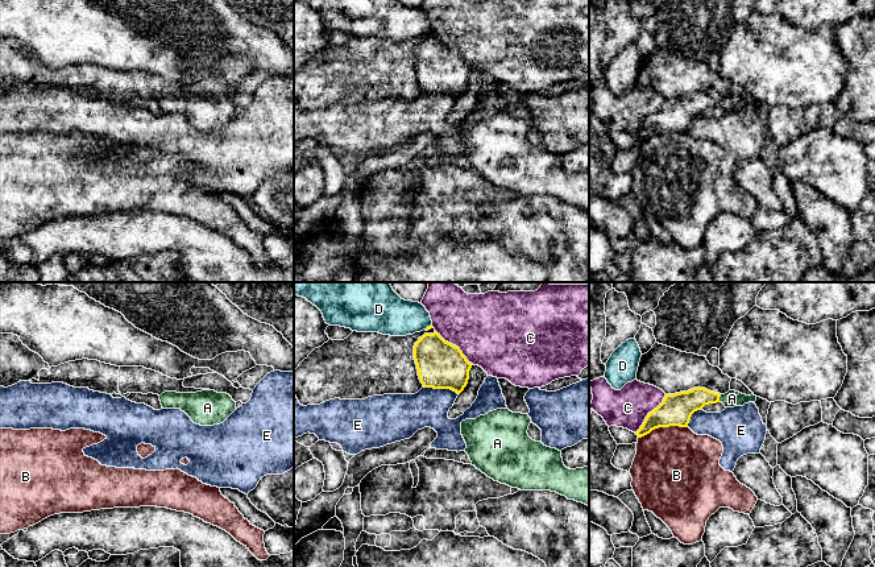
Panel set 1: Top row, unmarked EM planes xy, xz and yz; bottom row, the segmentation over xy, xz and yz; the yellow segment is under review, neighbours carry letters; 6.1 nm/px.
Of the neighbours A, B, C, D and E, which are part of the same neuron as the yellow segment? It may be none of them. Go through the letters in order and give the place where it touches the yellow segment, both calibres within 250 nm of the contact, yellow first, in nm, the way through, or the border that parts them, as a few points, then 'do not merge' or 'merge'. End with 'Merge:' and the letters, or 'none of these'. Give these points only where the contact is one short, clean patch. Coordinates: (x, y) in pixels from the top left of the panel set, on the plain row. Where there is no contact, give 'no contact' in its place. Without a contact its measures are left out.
A: meets yellow in yz at (718, 103); 180 nm thick on the yellow side, 100 nm on the other; runs through yz (679, 112), (696, 103), (718, 103), (732, 103); merge
B: meets yellow in yz at (662, 131); 190 nm thick on the yellow side, 480 nm on the other; border along yz (687, 131), (659, 131), (638, 143); do not merge
C: meets yellow in xz at (455, 50); 280 nm thick on the yellow side, 440 nm on the other; border along xz (435, 34), (446, 45), (455, 49), (473, 69); do not merge
D: meets yellow in xz at (427, 32); 20 nm thick on the yellow side, 240 nm on the other; do not merge
E: meets yellow in xz at (440, 92); 280 nm thick on the yellow side, 240 nm on the other; border along xz (423, 90), (452, 94), (457, 99); do not merge
Merge: A

